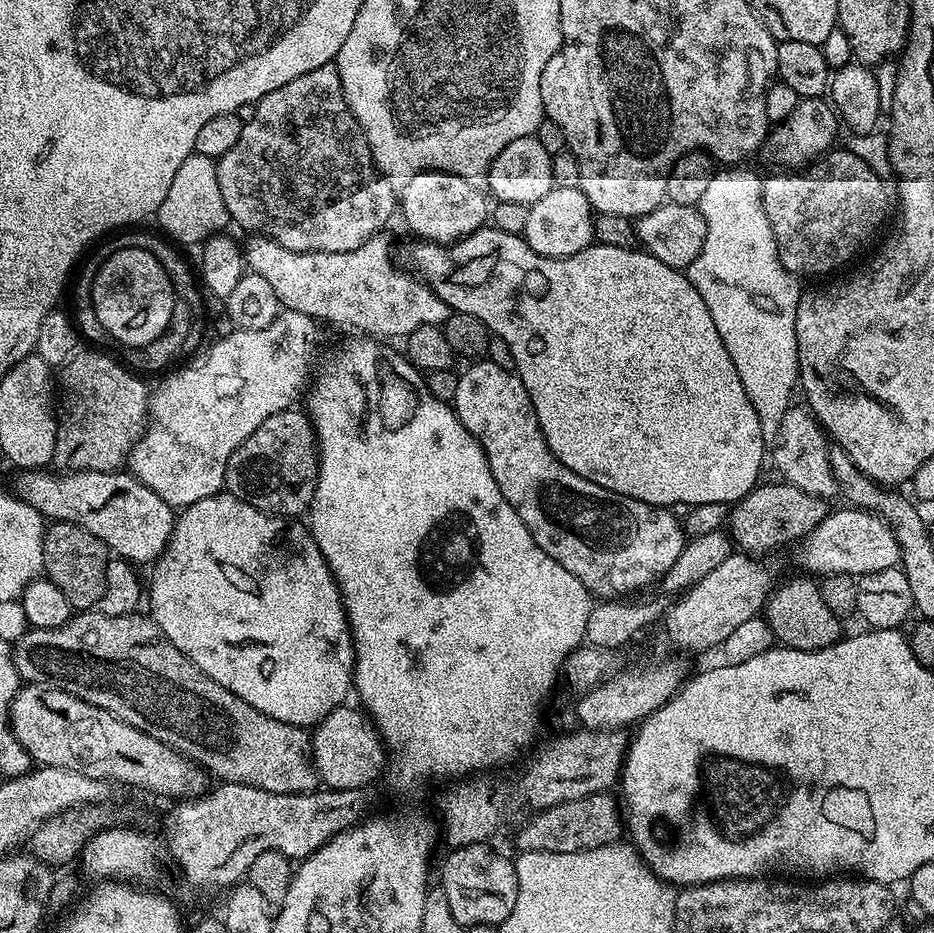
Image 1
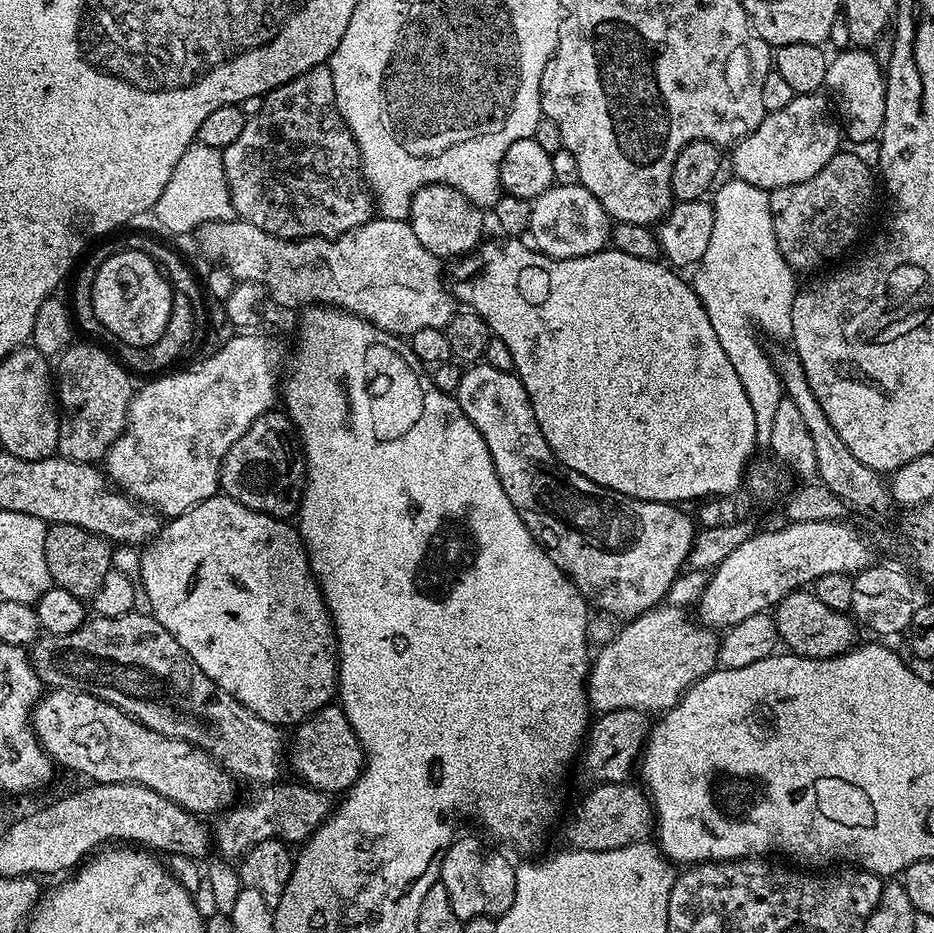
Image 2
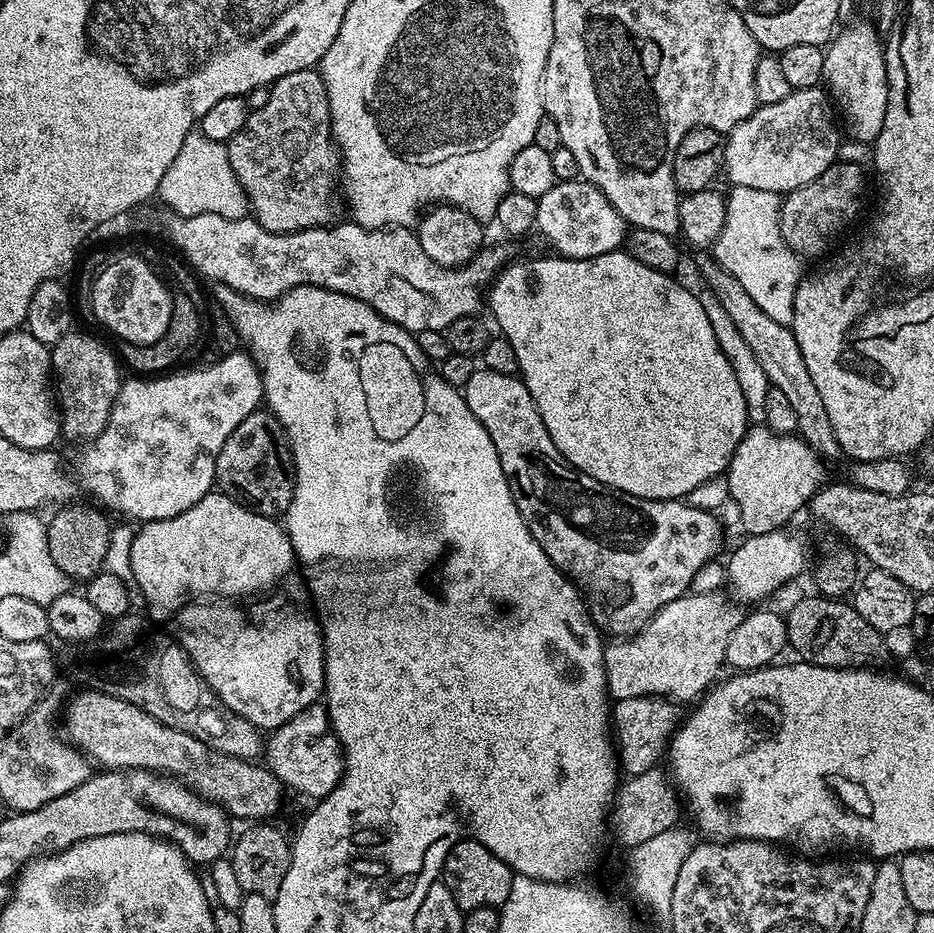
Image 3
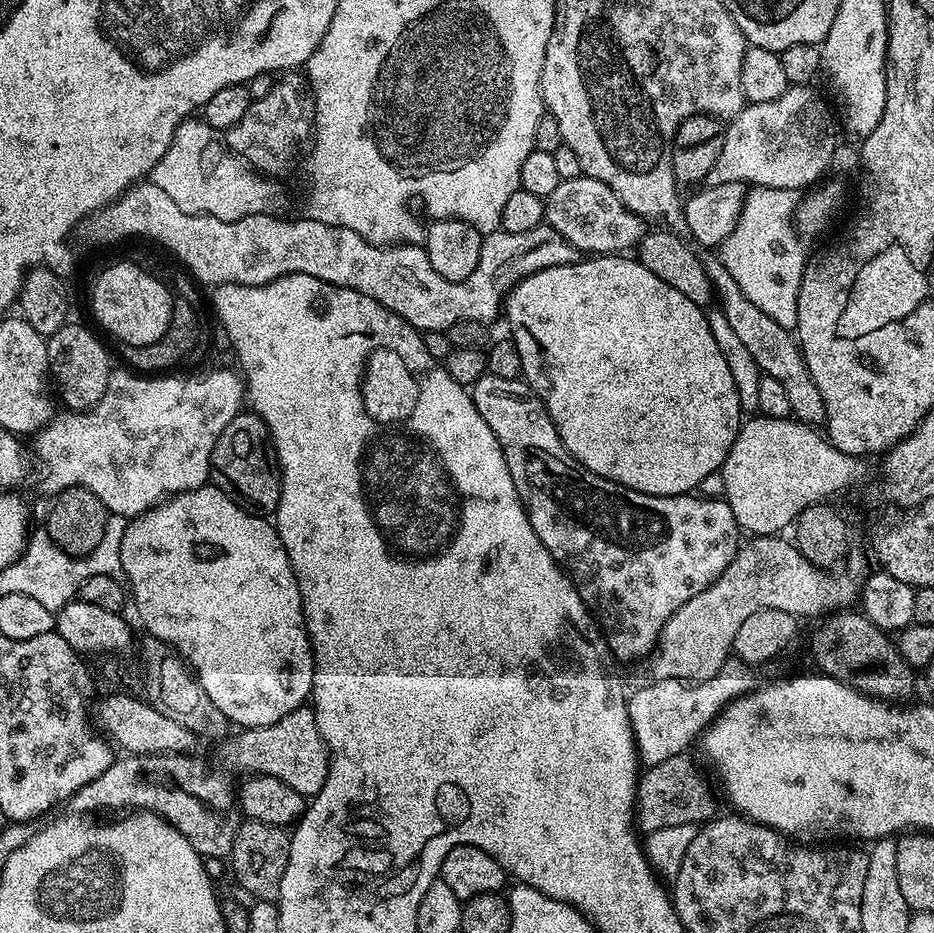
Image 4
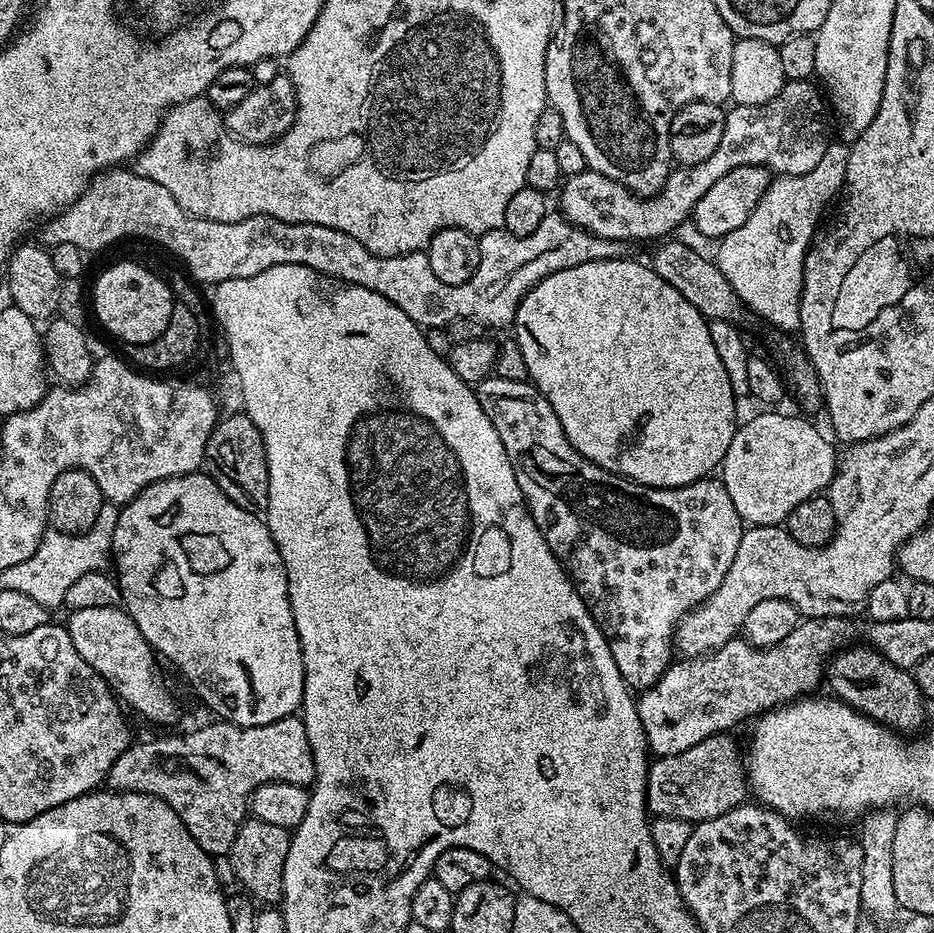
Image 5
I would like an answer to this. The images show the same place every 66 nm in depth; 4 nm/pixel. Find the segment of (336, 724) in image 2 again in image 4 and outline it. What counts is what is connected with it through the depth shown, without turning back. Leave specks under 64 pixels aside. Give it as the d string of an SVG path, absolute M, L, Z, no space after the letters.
M311 707L295 708L286 718L261 728L246 728L237 731L237 736L224 752L224 764L243 774L276 776L282 782L294 786L298 794L311 798L322 790L328 777L328 747L318 734L318 724Z

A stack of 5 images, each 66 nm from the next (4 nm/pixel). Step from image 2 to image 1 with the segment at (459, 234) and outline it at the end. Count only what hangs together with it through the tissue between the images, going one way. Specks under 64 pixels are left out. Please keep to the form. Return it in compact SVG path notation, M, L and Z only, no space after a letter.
M415 172L413 176L403 181L404 189L401 187L398 192L398 208L404 212L404 220L408 223L410 231L421 241L429 244L450 245L474 234L480 228L485 227L490 220L490 200L483 191L479 192L473 181L455 176L449 172Z

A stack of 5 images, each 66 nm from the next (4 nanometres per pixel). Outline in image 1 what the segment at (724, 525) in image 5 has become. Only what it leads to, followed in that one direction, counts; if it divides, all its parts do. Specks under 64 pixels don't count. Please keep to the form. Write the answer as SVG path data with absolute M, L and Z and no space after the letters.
M487 358L467 365L465 372L459 373L460 381L456 391L454 407L462 426L482 446L488 459L490 474L494 474L494 482L498 482L498 490L514 506L518 518L526 522L526 530L546 550L558 566L570 570L582 586L596 598L628 598L631 592L640 592L643 588L655 585L678 562L678 556L686 543L684 525L676 520L675 511L664 506L638 502L629 496L619 496L617 492L606 490L570 470L550 450L542 430L538 426L538 418L534 414L534 406L530 402L530 394L526 394L526 386L522 386L520 377L515 371L507 372L502 366Z

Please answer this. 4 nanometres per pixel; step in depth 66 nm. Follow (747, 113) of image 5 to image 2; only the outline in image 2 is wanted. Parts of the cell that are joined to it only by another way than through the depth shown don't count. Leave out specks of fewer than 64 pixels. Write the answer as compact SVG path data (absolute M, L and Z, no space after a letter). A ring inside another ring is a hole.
M798 94L782 110L767 113L749 136L734 145L731 175L765 190L790 186L814 178L842 148L842 131L834 108L820 94ZM553 183L540 196L531 201L530 222L527 235L537 252L552 256L555 260L582 258L609 247L613 221L608 211L586 190L584 185Z

